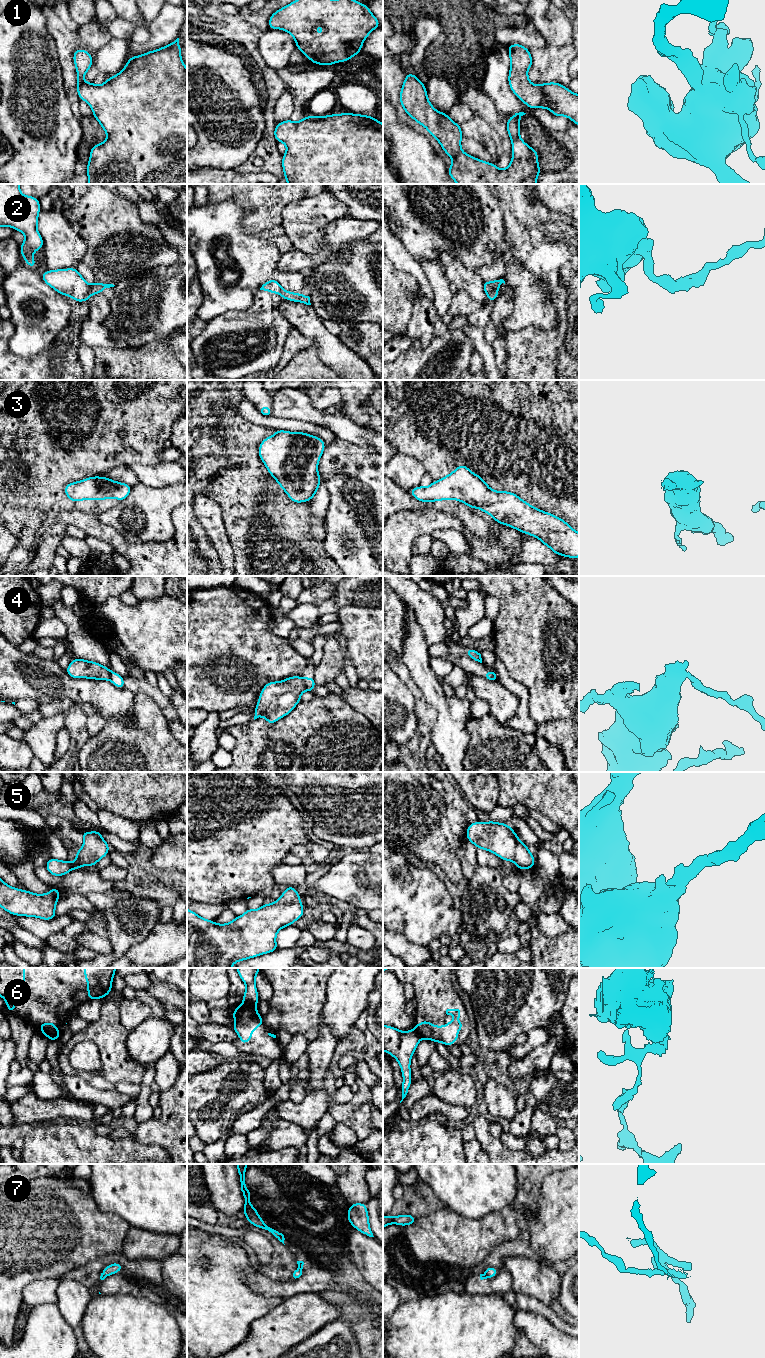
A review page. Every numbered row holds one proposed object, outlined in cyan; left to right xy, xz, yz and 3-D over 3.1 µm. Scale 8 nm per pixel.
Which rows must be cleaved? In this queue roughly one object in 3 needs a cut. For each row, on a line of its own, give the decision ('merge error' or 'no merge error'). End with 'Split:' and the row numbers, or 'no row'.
1: no merge error
2: merge error
3: no merge error
4: merge error
5: no merge error
6: merge error
7: merge error
Split: 2, 4, 6, 7

